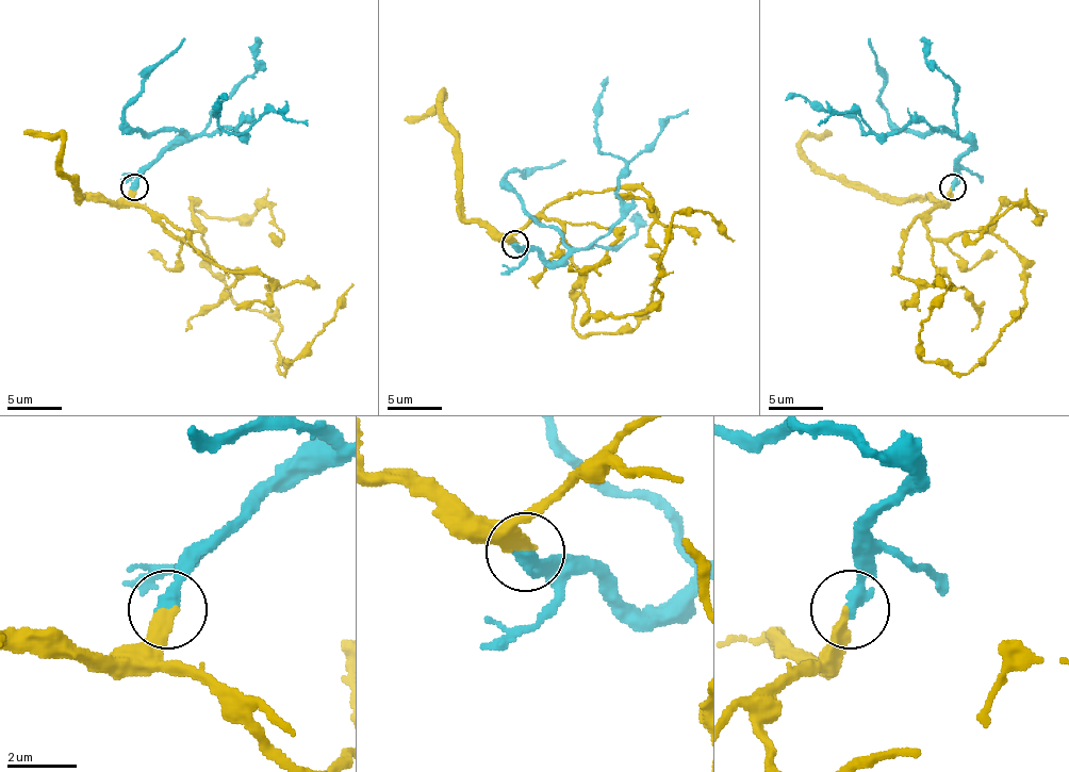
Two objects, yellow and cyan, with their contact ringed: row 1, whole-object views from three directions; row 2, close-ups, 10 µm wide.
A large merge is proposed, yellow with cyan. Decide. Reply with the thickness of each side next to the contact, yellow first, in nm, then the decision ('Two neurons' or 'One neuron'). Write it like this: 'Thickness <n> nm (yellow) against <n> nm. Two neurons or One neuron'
Thickness 360 nm (yellow) against 440 nm. One neuron

